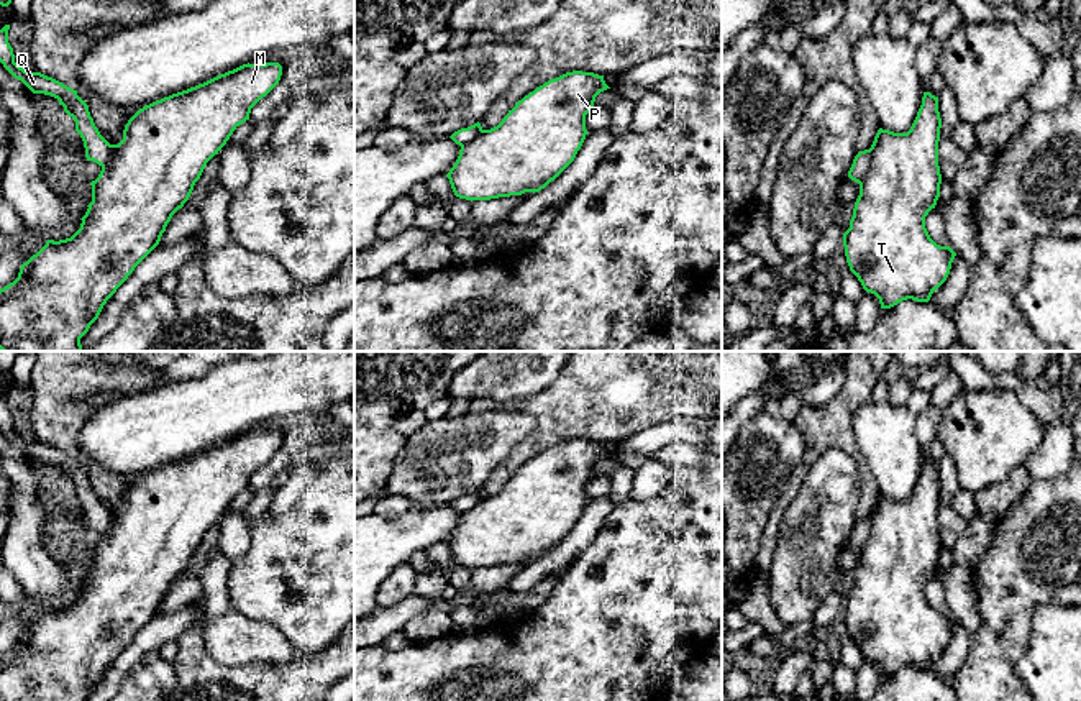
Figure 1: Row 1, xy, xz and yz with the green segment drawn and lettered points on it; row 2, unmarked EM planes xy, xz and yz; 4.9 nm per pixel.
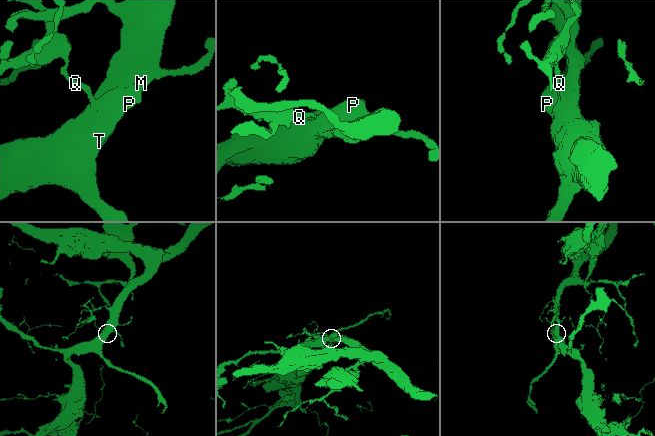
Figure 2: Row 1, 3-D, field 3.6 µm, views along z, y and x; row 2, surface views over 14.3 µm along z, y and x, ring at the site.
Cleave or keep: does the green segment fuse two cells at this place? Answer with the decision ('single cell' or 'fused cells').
fused cells

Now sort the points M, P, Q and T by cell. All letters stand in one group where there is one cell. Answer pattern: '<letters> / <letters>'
M P T / Q

